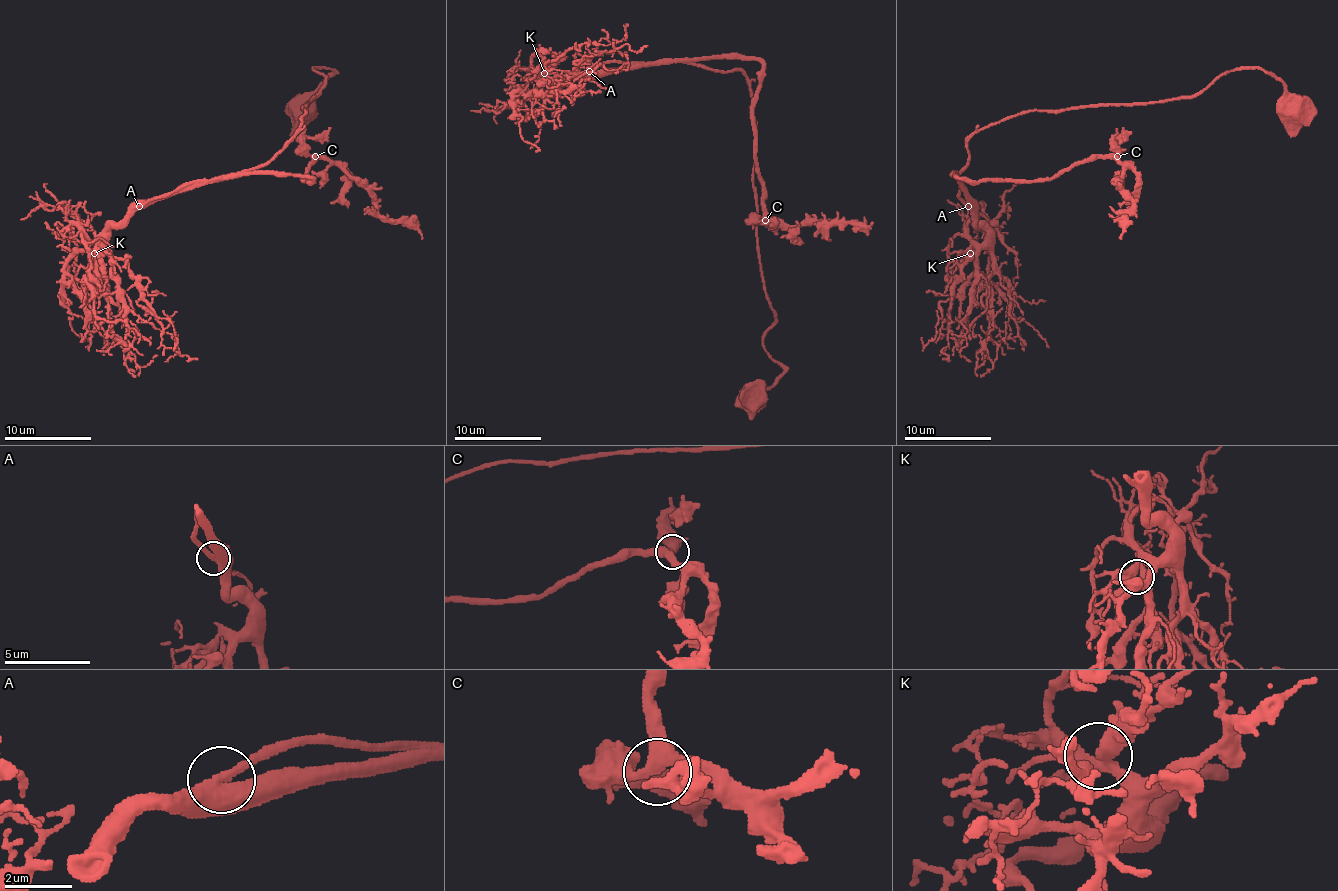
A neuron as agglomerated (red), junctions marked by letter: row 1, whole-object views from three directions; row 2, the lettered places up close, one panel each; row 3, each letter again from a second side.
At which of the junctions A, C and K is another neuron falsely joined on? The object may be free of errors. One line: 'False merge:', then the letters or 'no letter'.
False merge: no letter

